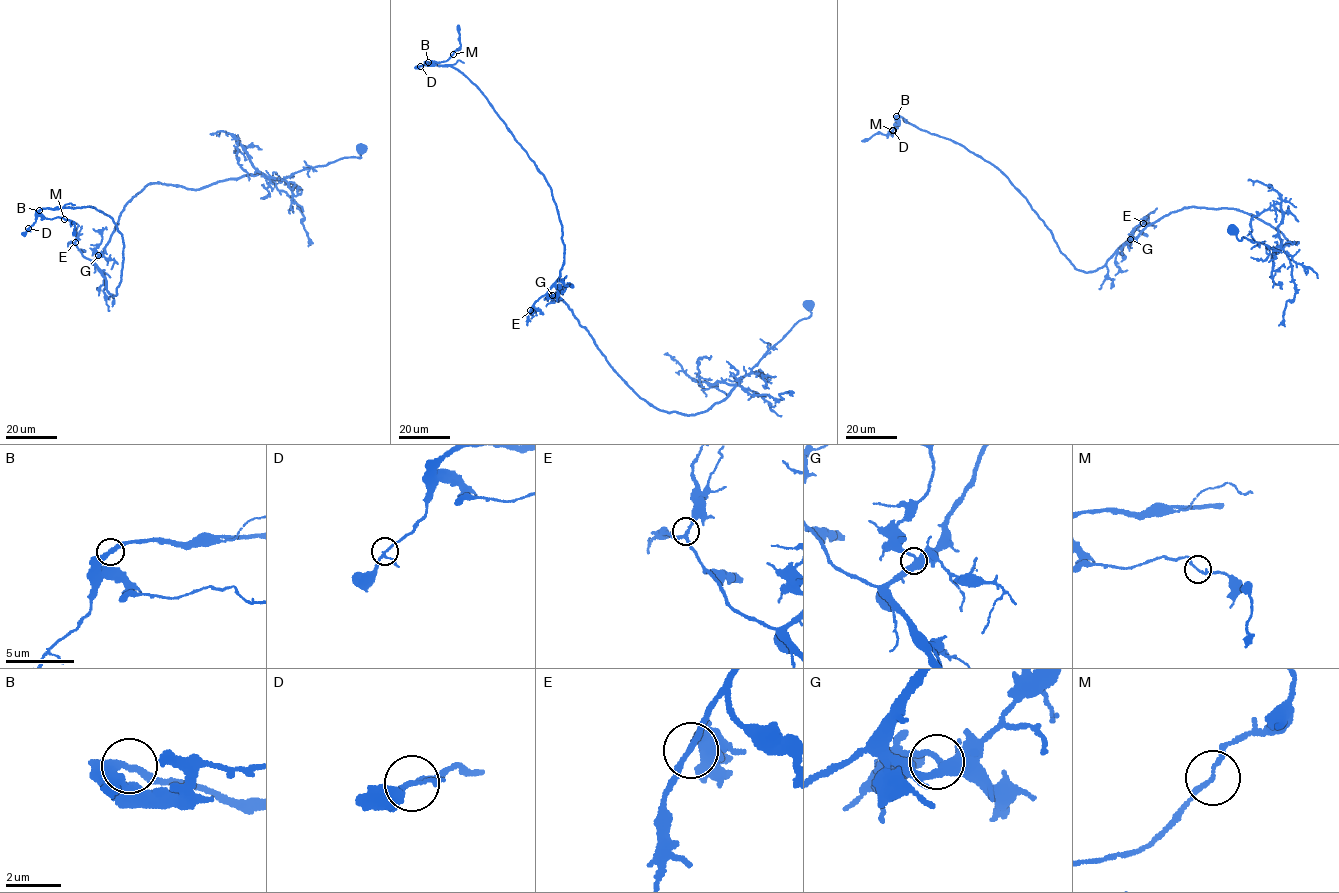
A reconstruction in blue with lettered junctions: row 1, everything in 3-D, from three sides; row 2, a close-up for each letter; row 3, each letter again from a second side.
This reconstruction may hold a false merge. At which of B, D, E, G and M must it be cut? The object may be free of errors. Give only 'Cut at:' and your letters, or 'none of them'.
Cut at: none of them

